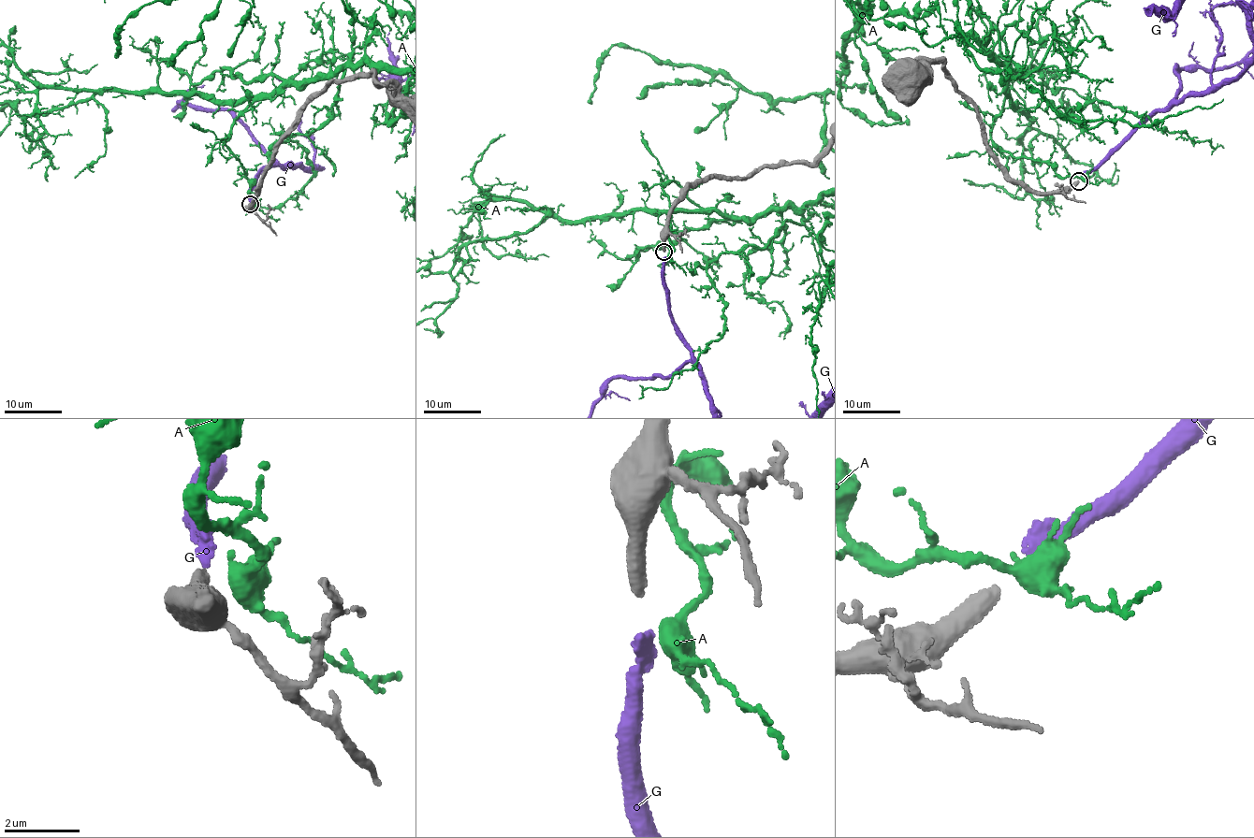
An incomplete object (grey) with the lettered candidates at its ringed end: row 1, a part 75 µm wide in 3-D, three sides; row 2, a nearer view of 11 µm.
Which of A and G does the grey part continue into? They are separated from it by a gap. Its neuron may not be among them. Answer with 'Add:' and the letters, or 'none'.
Add: G

